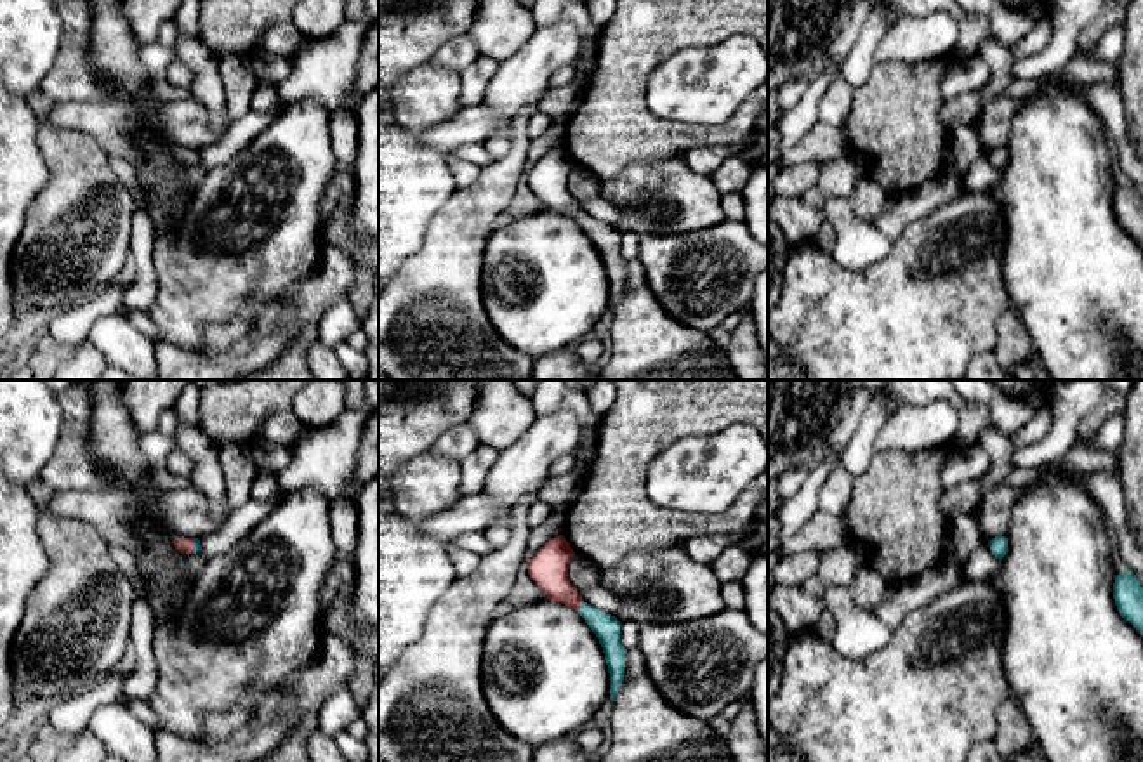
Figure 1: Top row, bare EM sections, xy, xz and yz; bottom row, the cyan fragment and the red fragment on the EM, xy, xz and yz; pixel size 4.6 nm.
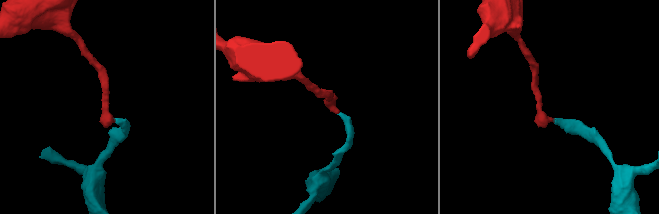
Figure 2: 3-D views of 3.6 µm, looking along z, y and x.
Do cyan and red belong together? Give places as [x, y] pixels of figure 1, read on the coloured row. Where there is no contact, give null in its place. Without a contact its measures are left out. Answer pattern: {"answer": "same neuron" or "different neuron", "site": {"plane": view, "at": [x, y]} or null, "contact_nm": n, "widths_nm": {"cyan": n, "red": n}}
{"answer": "same neuron", "site": {"plane": "xz", "at": [581, 606]}, "contact_nm": 50, "widths_nm": {"cyan": 120, "red": 180}}

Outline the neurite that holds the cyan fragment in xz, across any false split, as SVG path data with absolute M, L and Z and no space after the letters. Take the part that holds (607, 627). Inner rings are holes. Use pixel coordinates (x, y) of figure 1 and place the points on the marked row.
M563 535L549 540L528 561L526 569L549 601L575 609L599 639L610 673L610 700L617 696L625 670L627 649L620 642L620 621L587 604L568 580L568 564L575 557Z

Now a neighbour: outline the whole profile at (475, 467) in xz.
M479 444L471 455L460 460L460 493L476 495L485 489L486 474L493 467L499 451Z

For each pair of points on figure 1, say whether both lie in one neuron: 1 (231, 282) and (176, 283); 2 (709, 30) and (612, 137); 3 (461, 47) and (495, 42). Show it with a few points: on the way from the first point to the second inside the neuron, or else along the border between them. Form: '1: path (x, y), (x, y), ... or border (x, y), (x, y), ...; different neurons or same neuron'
1: path (218, 282), (190, 283); same neuron
2: path (673, 30), (619, 84), (615, 101); same neuron
3: border (468, 35), (482, 54); different neurons

